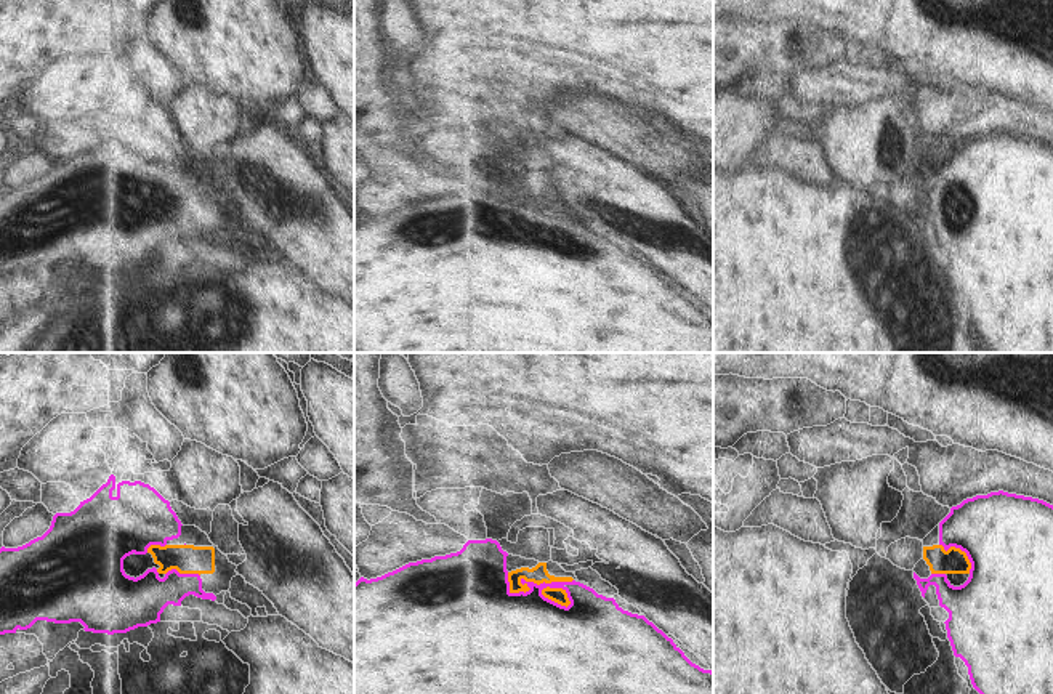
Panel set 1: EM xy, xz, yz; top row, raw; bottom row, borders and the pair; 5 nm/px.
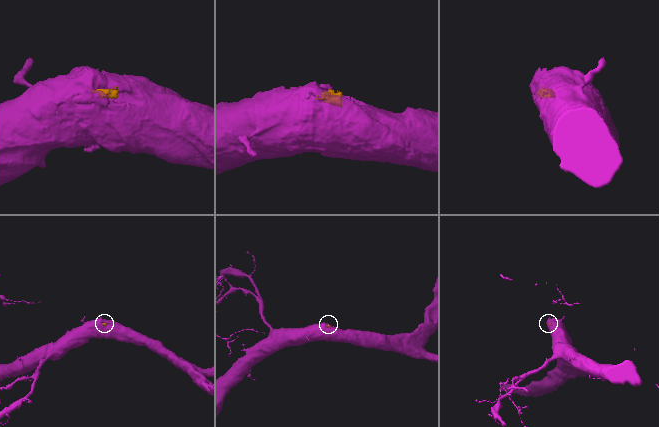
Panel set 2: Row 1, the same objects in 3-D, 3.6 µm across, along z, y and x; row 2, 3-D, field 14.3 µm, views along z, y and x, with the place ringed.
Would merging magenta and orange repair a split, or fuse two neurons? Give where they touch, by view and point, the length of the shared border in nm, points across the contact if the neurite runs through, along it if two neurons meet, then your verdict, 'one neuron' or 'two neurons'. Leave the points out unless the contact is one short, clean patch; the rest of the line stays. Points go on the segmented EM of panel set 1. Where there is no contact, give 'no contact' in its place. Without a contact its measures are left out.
contact xz (531, 582); length 360 nm; one neuron

